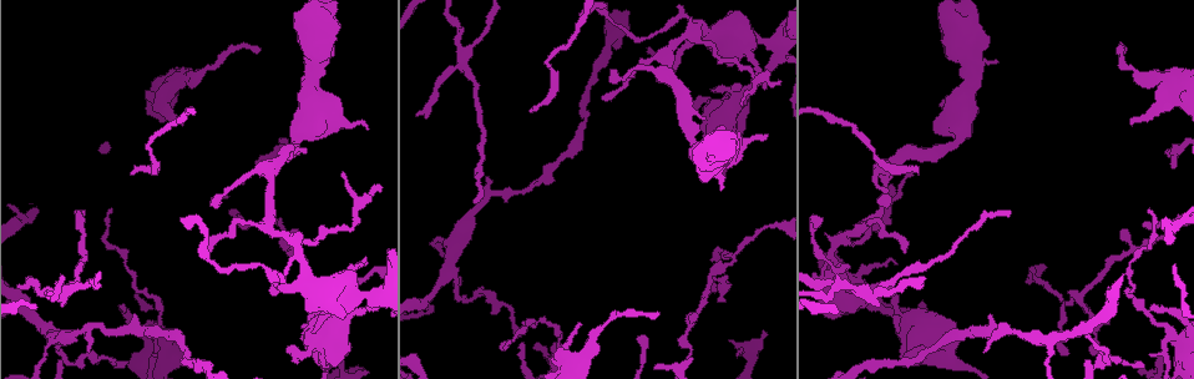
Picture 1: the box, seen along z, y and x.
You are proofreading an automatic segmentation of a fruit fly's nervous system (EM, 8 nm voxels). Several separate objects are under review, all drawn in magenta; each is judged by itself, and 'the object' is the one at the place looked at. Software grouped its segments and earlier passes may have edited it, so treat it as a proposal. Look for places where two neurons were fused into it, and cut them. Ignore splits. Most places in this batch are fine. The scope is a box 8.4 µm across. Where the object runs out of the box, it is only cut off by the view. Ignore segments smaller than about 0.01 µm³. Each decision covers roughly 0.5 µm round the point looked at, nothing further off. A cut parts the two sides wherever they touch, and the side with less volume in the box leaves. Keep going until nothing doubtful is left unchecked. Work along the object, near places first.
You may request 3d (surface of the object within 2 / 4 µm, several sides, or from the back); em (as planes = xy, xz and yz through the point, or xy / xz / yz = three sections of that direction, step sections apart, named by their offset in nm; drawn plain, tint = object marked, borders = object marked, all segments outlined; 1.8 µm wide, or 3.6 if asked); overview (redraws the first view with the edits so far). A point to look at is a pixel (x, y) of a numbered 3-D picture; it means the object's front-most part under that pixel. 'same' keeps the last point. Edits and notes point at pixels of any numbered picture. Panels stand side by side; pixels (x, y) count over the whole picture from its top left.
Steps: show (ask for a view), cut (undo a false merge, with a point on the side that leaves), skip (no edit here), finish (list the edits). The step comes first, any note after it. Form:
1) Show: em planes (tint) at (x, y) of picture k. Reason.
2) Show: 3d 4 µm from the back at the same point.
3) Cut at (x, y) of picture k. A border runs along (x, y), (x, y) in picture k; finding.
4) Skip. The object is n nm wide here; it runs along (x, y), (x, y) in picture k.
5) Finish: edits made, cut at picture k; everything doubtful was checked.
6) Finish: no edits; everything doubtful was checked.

Show: 3d 2 µm at (1164, 353) of picture 1. Thick turns thin.

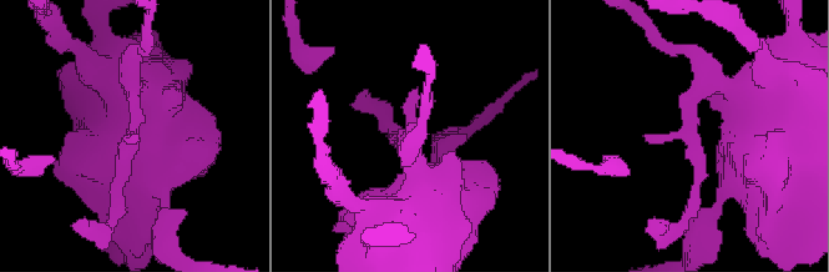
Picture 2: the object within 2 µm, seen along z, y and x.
Show: em xz step 4 (tint) at (694, 138) of picture 2. 3 arms meet here; shape alone is not enough.

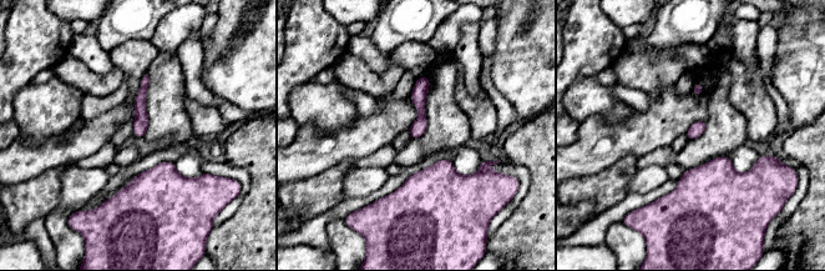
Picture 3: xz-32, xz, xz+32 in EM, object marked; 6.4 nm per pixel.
Skip. The object is 100 nm wide here; it runs along (424, 79), (421, 123), (414, 135) in picture 3; all the same neuron.

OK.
Show: em planes (tint) at (1079, 296) of picture 1. Four arms meet.

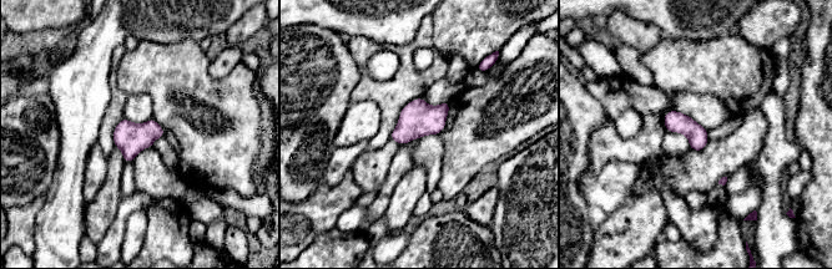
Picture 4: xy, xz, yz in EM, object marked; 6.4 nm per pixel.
Skip. All the same neuron.

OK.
Show: em planes (tint) at (376, 300) of picture 1. Thin arm on a thick one.

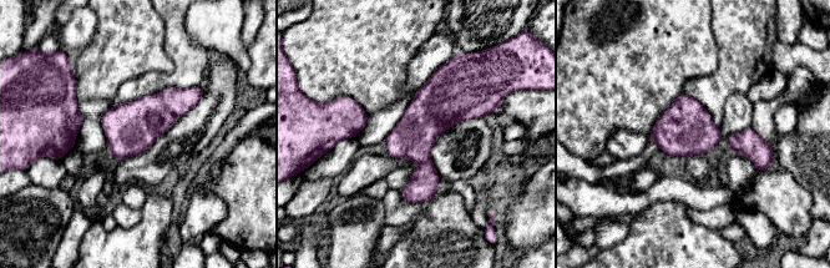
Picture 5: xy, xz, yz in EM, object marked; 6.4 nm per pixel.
Skip. All the same neuron.

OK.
Show: em planes (borders) at (668, 79) of picture 1. Three arms meet.

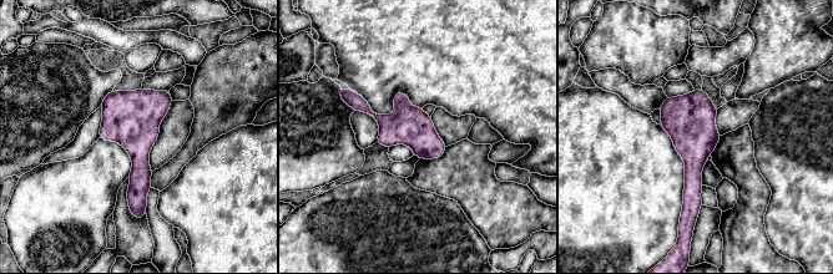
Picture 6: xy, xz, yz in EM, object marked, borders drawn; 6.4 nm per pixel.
Skip. It runs along (354, 96), (392, 127), (412, 127), (440, 151) in picture 6; all the same neuron.

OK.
Show: em xz step 4 (tint) at (64, 294) of picture 1.

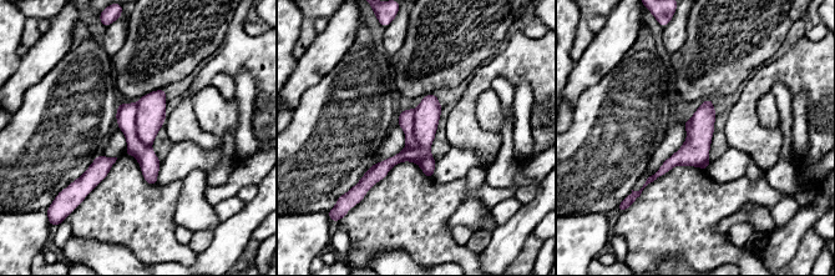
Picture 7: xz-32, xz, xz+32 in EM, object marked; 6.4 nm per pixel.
Cut at (426, 116) of picture 7. The object is 180 nm wide here; two neurons meet here.

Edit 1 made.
Finish: edits made, cut at picture 7; everything doubtful was checked.

